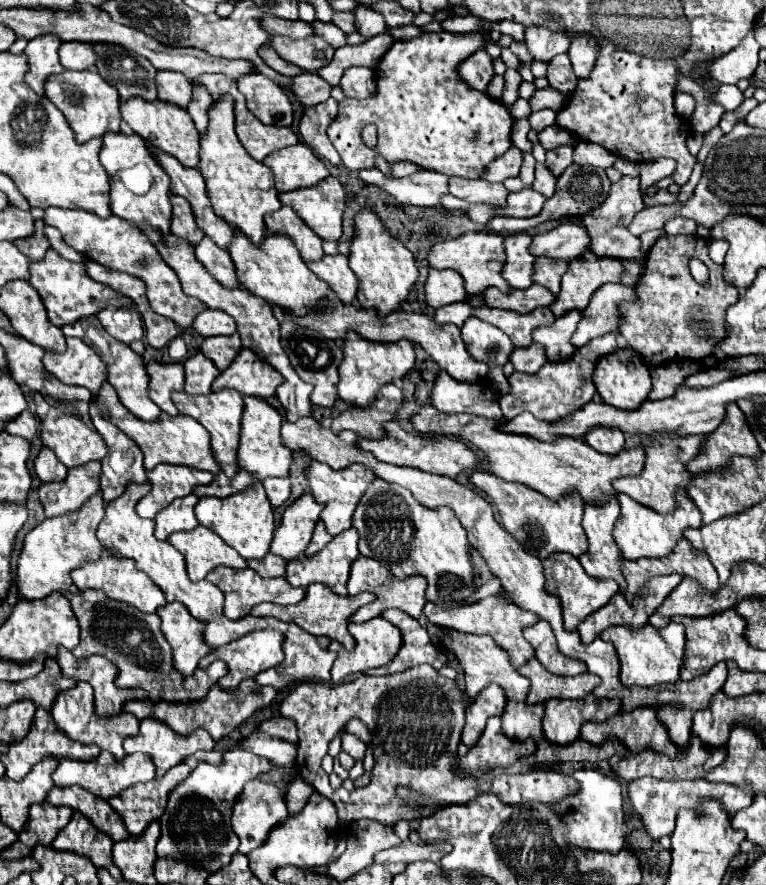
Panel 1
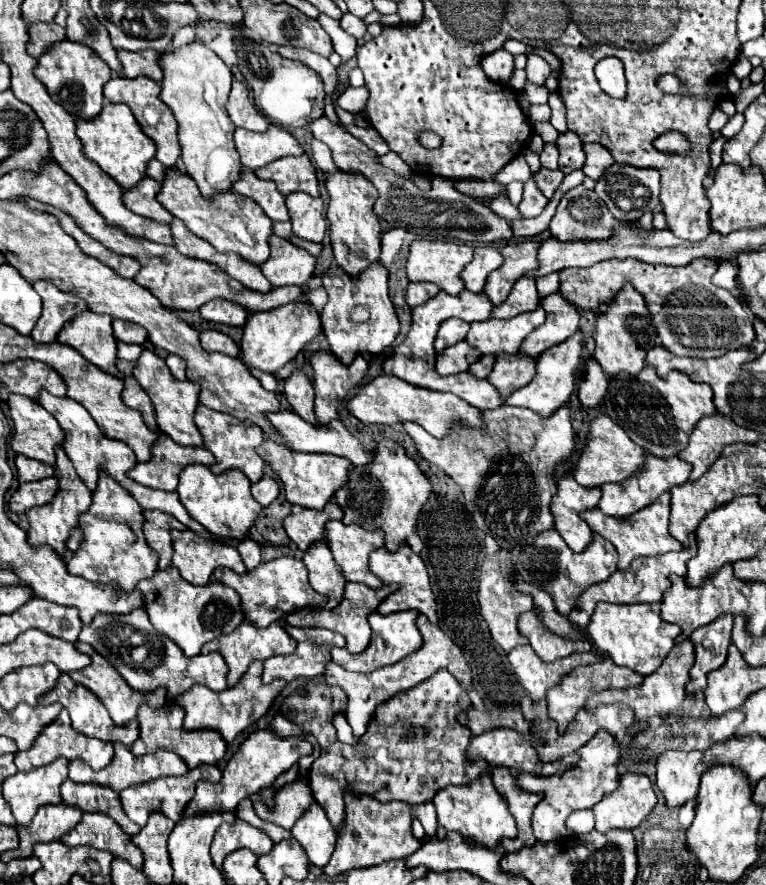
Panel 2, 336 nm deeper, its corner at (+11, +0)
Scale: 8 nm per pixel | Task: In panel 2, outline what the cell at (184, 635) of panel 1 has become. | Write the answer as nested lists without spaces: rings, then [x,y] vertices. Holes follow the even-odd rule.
[[[169,566],[167,570],[157,570],[153,578],[141,580],[141,584],[137,584],[137,590],[141,590],[143,594],[143,606],[153,628],[173,640],[187,658],[197,656],[203,642],[211,642],[219,636],[231,634],[241,624],[239,600],[233,588],[217,582],[191,586],[189,582],[181,580],[181,574],[175,566]]]

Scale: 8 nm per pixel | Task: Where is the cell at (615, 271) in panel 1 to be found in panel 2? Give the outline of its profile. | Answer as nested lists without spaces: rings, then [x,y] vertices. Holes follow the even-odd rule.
[[[553,292],[541,298],[541,308],[547,312],[545,324],[535,328],[525,338],[525,344],[521,344],[521,352],[533,358],[537,358],[543,350],[551,348],[553,344],[567,340],[579,328],[581,318],[575,304],[565,300],[561,292]]]

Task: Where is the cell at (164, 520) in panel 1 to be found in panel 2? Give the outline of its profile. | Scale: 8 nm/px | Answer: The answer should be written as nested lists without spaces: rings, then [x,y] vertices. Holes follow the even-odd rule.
[[[147,510],[143,512],[143,516],[145,516],[143,534],[147,538],[147,546],[159,554],[159,570],[165,570],[171,566],[171,556],[173,556],[169,530],[171,528],[183,530],[185,526],[177,518],[157,512],[157,510]]]

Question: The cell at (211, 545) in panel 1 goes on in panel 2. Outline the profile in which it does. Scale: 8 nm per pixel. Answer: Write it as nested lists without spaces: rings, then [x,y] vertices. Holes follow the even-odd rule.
[[[171,530],[173,538],[173,566],[179,568],[183,580],[195,586],[209,582],[215,568],[231,568],[237,574],[245,574],[245,564],[231,544],[221,544],[195,534],[193,530]]]

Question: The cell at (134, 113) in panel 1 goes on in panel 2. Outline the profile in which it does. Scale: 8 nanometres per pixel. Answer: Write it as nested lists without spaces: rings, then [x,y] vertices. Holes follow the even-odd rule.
[[[111,78],[105,88],[103,88],[103,96],[113,102],[113,104],[127,104],[133,112],[136,120],[141,125],[143,132],[153,140],[155,146],[157,146],[157,154],[155,158],[165,164],[167,168],[173,168],[175,162],[179,160],[181,156],[181,144],[179,144],[179,136],[177,136],[177,122],[175,122],[175,116],[171,112],[169,106],[163,104],[163,100],[159,98],[161,94],[161,86],[149,78]]]

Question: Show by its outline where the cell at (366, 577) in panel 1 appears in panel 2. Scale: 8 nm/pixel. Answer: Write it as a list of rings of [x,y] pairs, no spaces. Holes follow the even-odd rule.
[[[401,546],[397,552],[389,552],[387,548],[375,550],[369,556],[369,570],[379,580],[383,580],[383,584],[391,584],[391,582],[399,584],[399,590],[389,594],[379,604],[379,608],[377,608],[379,614],[391,614],[391,612],[399,612],[399,610],[419,610],[431,622],[437,622],[437,604],[435,604],[435,596],[433,596],[431,586],[429,586],[429,576],[427,576],[425,564],[409,546]]]

